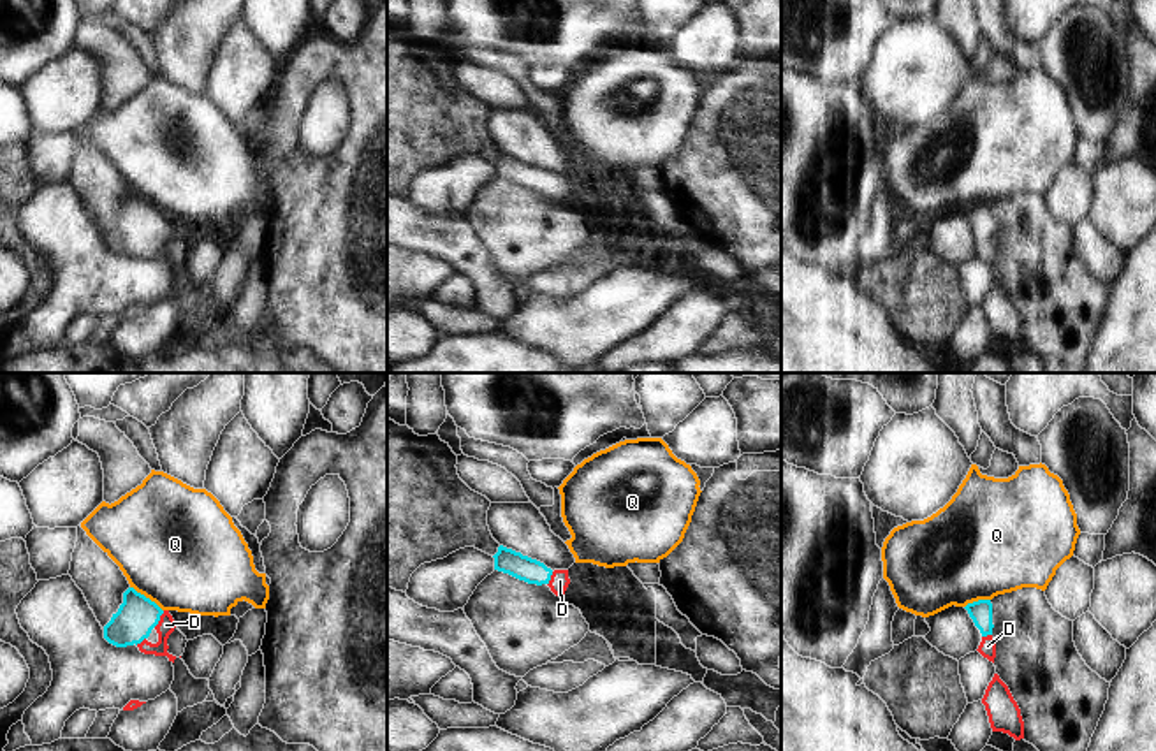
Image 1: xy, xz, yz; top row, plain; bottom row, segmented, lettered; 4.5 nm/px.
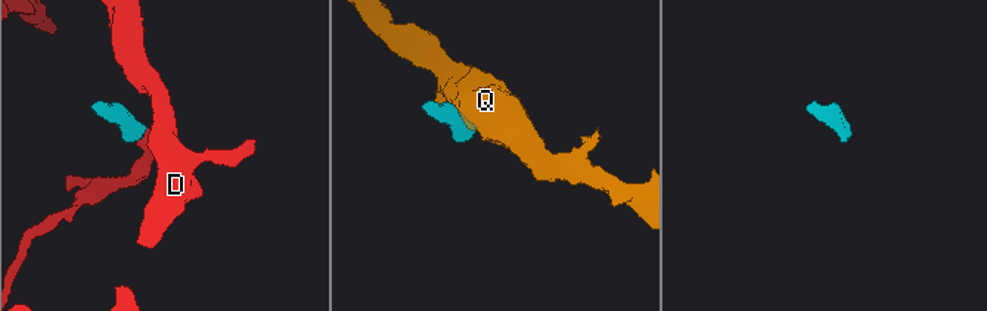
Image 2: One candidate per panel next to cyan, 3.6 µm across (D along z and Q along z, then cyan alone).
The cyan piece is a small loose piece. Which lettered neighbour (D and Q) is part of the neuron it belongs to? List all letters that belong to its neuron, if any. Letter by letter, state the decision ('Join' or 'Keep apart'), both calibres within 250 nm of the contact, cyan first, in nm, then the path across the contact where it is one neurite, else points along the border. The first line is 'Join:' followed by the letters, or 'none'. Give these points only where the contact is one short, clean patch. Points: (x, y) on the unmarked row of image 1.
Join: D
D: Join. Thickness 180 nm (cyan) against 80 nm. Path across: xy (136, 224), (159, 226), (166, 231)
Q: Keep apart. Thickness 180 nm (cyan) against 500 nm. Boundary: xy (131, 192), (162, 217).

